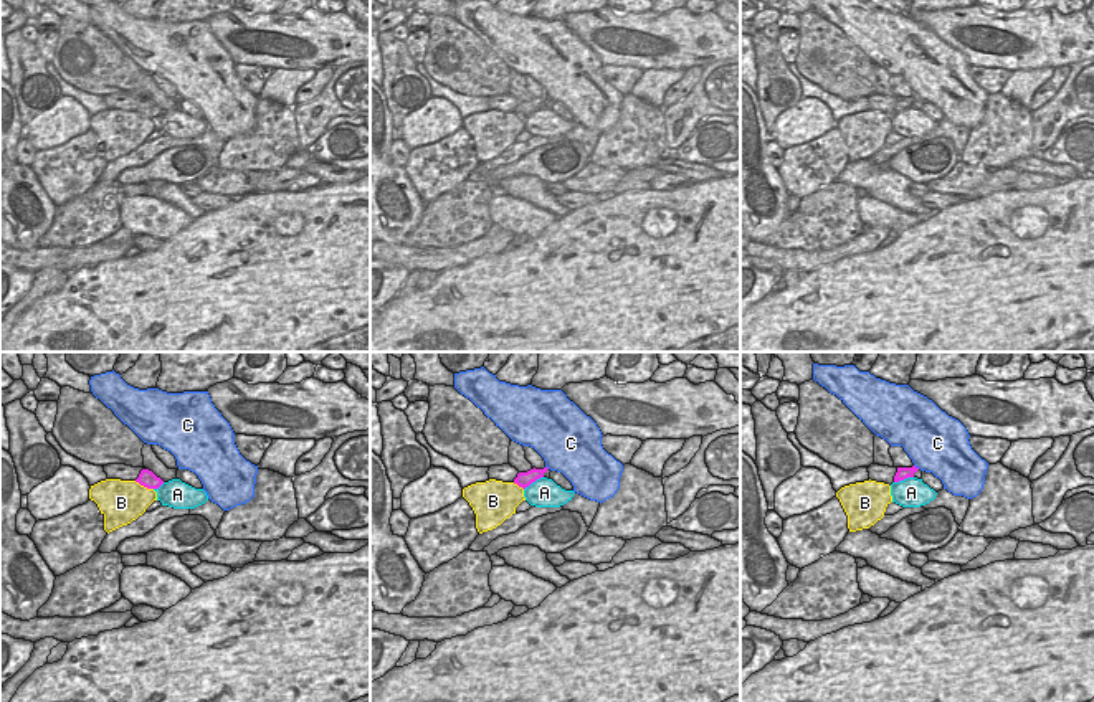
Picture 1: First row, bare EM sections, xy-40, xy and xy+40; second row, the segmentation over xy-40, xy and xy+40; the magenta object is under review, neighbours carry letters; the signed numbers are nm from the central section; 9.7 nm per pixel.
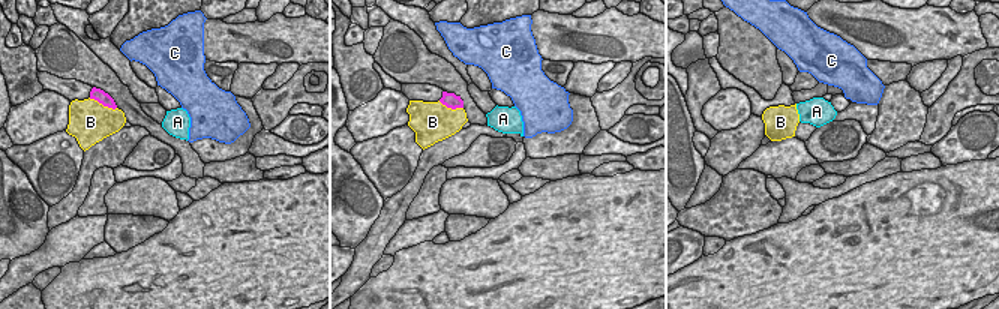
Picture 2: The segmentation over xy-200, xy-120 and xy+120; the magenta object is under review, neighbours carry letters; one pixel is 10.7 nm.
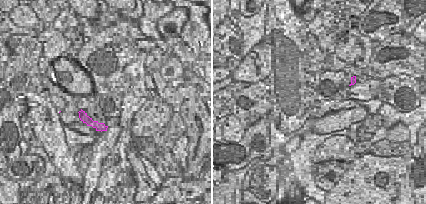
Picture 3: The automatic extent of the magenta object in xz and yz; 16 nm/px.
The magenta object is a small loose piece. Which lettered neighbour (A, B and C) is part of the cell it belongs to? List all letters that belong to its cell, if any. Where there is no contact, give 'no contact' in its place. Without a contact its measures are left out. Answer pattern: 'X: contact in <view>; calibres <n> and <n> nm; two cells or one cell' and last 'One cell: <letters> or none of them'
A: contact in xy; calibres 160 and 280 nm; two cells
B: contact in xy-40; calibres 160 and 400 nm; one cell
C: contact in xy+40; calibres 130 and 480 nm; two cells
One cell: B

